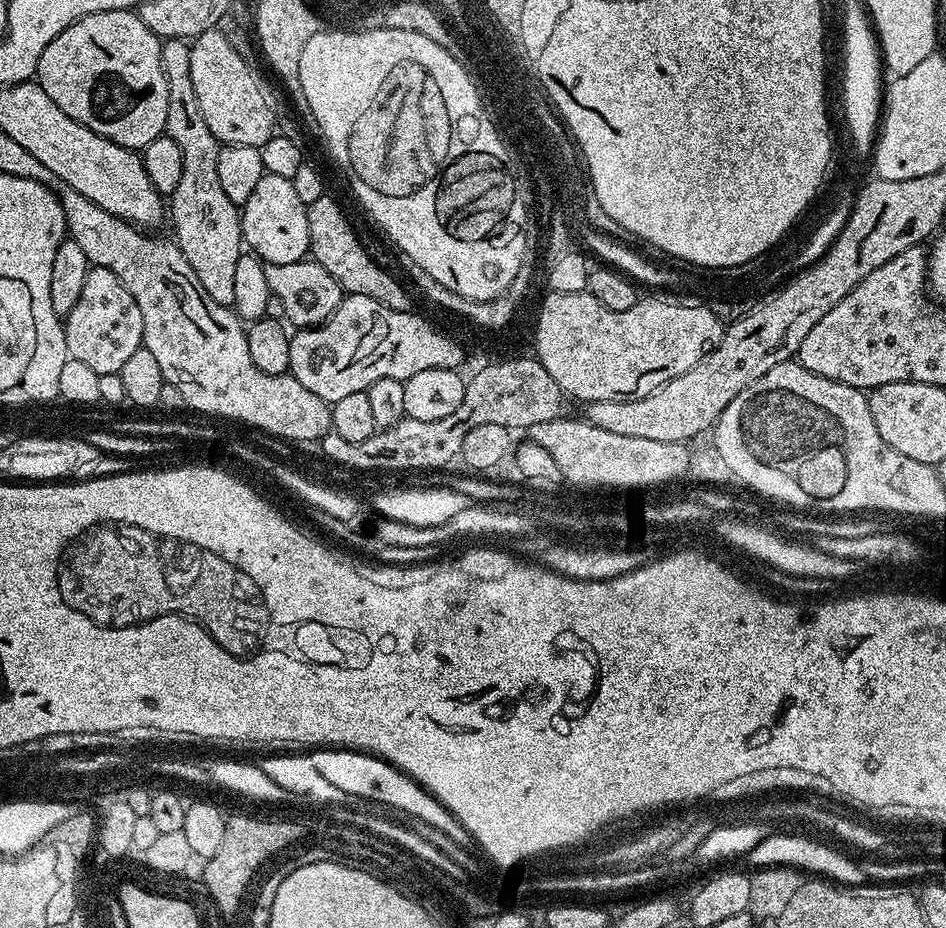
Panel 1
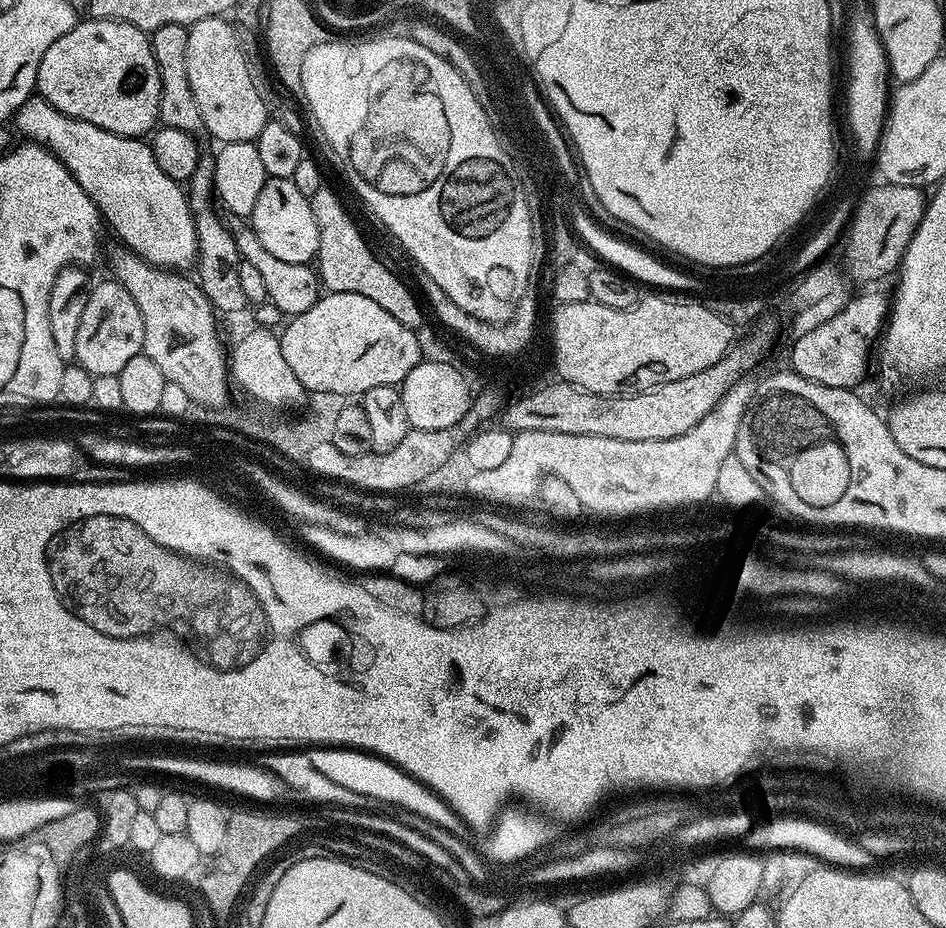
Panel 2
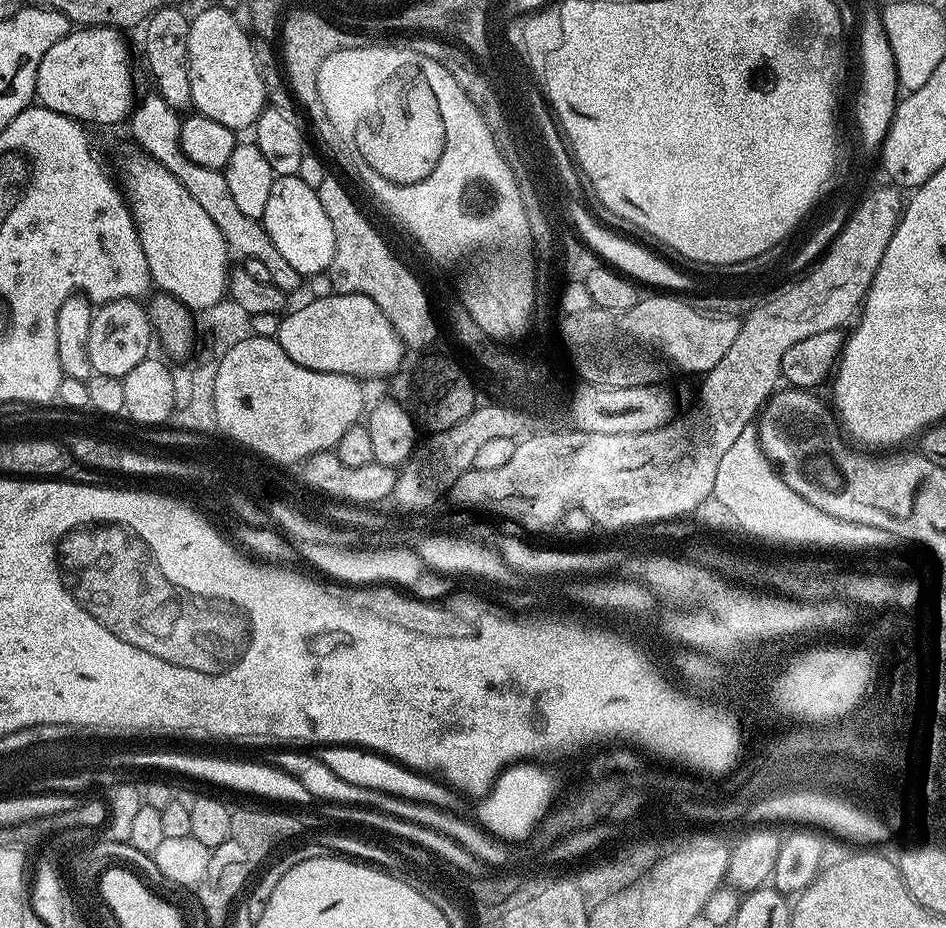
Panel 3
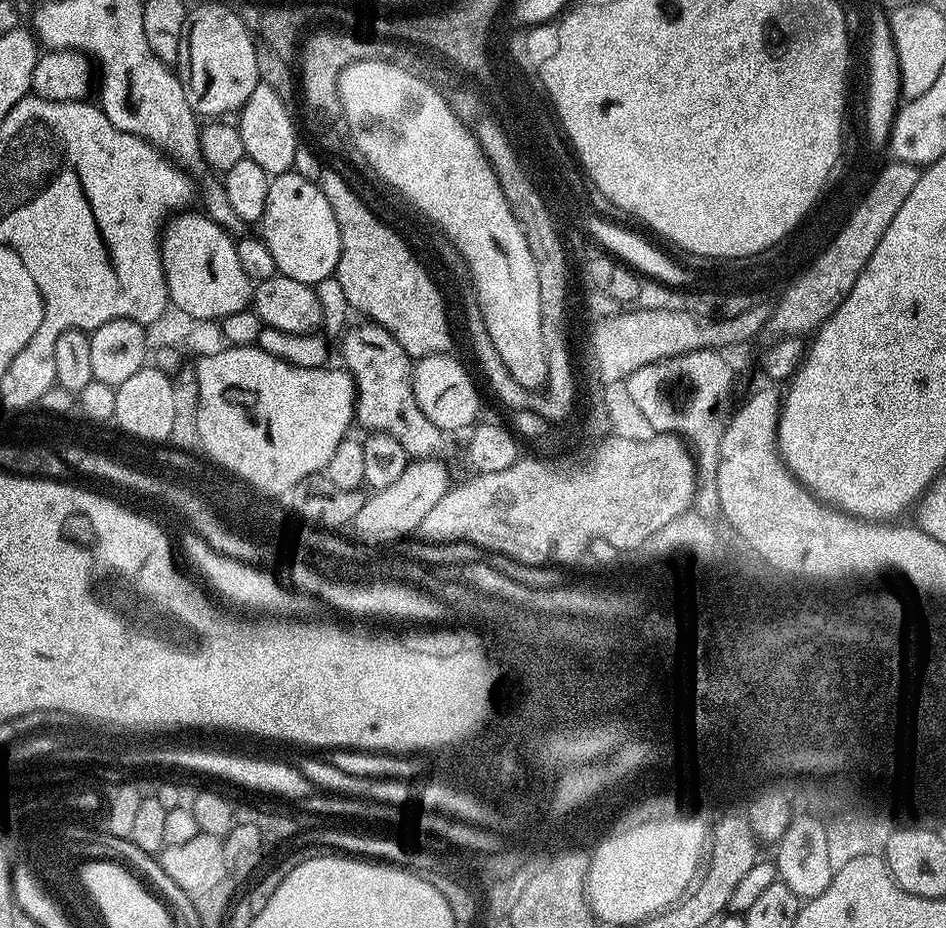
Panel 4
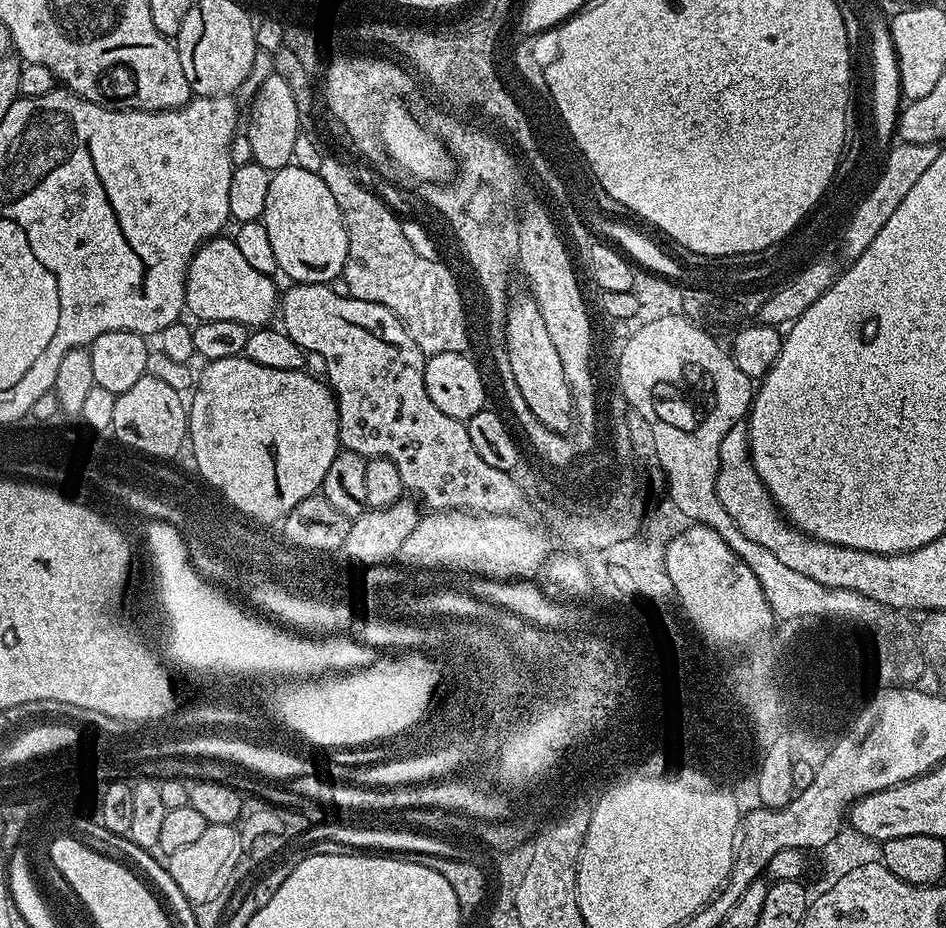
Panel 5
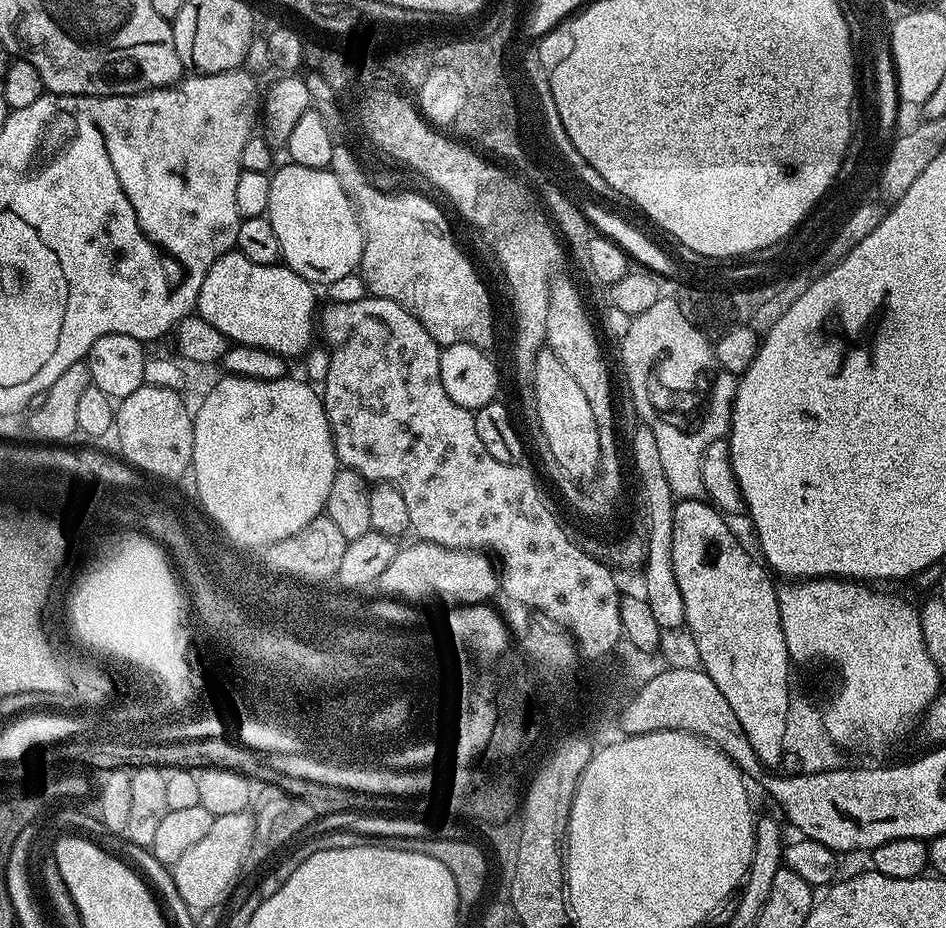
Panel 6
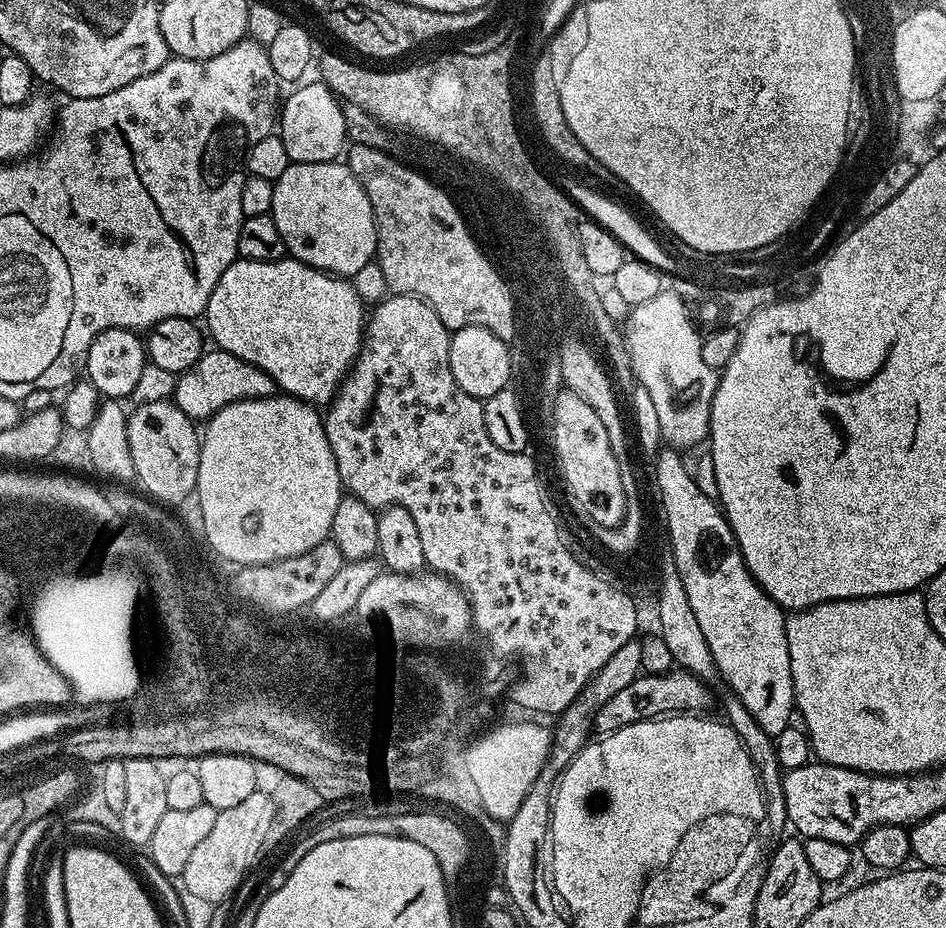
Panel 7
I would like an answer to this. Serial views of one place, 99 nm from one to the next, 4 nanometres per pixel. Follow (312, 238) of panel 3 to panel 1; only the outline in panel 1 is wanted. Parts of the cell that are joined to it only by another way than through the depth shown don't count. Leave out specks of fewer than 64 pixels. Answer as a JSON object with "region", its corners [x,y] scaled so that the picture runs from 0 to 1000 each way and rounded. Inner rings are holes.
{"region":[[[280,188],[277,196],[273,196],[273,200],[268,200],[264,213],[260,213],[260,218],[256,222],[254,231],[254,252],[259,264],[262,263],[267,273],[274,276],[280,284],[305,284],[307,282],[315,282],[322,279],[327,275],[326,265],[326,226],[319,218],[319,213],[315,213],[308,193],[302,191],[294,191]]]}

